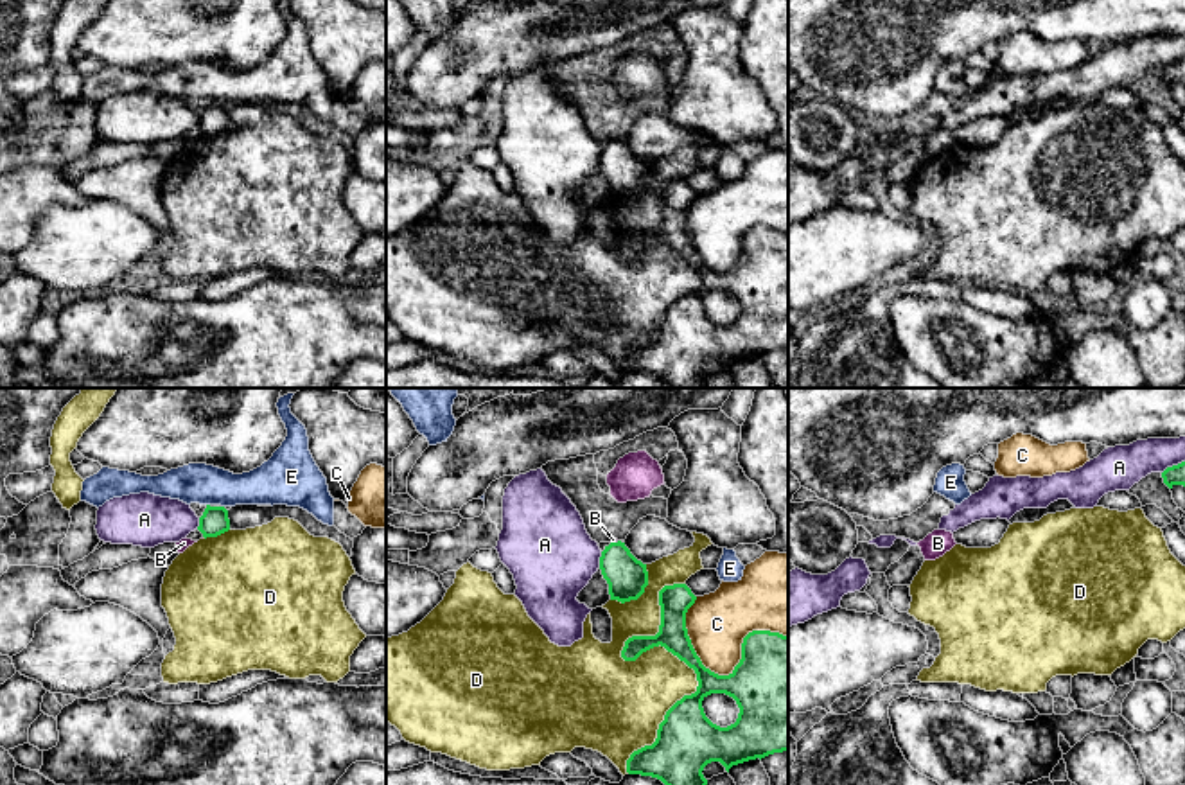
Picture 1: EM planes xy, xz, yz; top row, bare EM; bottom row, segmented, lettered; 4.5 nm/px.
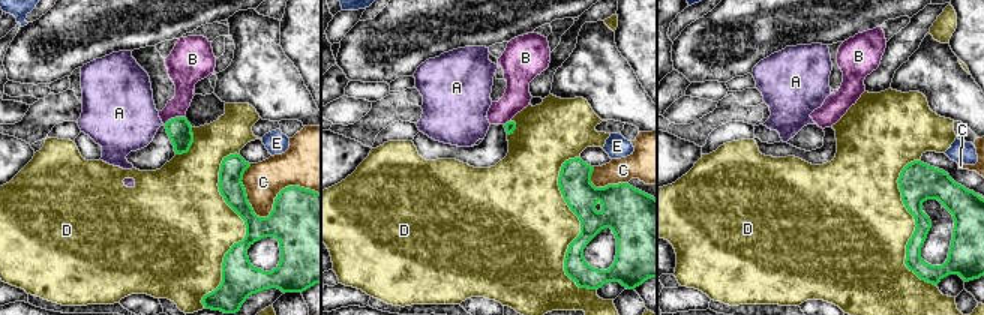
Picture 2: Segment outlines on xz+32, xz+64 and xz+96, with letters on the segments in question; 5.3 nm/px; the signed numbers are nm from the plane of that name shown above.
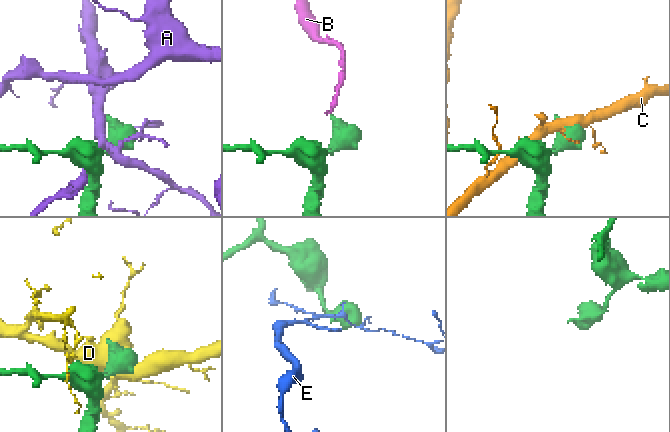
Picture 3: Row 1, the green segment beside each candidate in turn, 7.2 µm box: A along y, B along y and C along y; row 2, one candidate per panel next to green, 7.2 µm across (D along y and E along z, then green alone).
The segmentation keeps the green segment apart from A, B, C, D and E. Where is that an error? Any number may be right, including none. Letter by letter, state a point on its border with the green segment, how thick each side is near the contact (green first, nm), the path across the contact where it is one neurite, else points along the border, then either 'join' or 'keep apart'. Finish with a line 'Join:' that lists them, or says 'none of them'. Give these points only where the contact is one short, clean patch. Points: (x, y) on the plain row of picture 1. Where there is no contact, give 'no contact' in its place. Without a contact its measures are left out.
A: contact xz (600, 157); calibres 190 and 380 nm; keep apart
B: contact xz (614, 141); calibres 190 and 20 nm; border xz (618, 139), (611, 141); keep apart
C: contact xz (729, 272); calibres 440 and 280 nm; keep apart
D: contact xz (661, 243); calibres 140 and 300 nm; keep apart
E: no contact; keep apart
Join: none of them

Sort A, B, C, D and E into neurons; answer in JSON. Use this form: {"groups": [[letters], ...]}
{"groups": [["A"], ["B"], ["C"], ["D"], ["E"]]}

